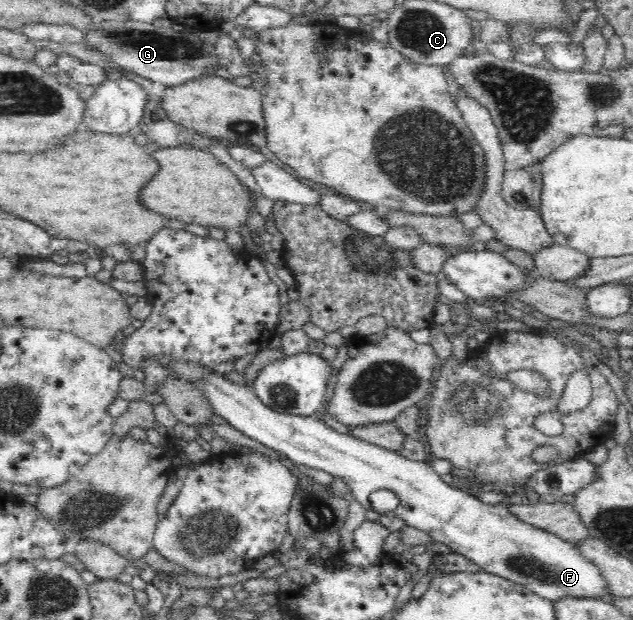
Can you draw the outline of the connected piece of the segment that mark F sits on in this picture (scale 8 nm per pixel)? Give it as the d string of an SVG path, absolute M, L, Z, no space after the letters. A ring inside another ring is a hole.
M183 360L172 362L168 367L172 367L172 371L178 373L179 379L189 380L189 382L204 389L204 393L210 397L212 407L216 409L216 414L223 417L236 430L260 442L267 448L286 454L296 465L306 465L324 470L334 477L341 478L348 488L354 491L354 498L366 509L372 509L370 494L384 489L393 492L398 497L399 503L392 514L405 520L406 525L419 528L427 532L437 542L450 546L454 552L474 561L474 564L481 566L482 570L489 572L490 575L521 585L526 588L526 591L532 592L542 599L550 600L550 603L560 603L564 599L598 600L598 598L610 598L613 595L611 584L609 584L605 574L602 573L602 569L594 561L582 555L577 543L567 541L564 537L558 536L558 533L535 527L533 524L520 520L507 507L499 504L486 504L473 495L467 494L461 488L456 488L454 484L446 484L428 463L407 459L399 453L362 440L354 434L344 434L312 415L294 416L276 412L268 408L254 390L234 384L225 375L218 374L214 370L205 370L197 364L185 364Z

